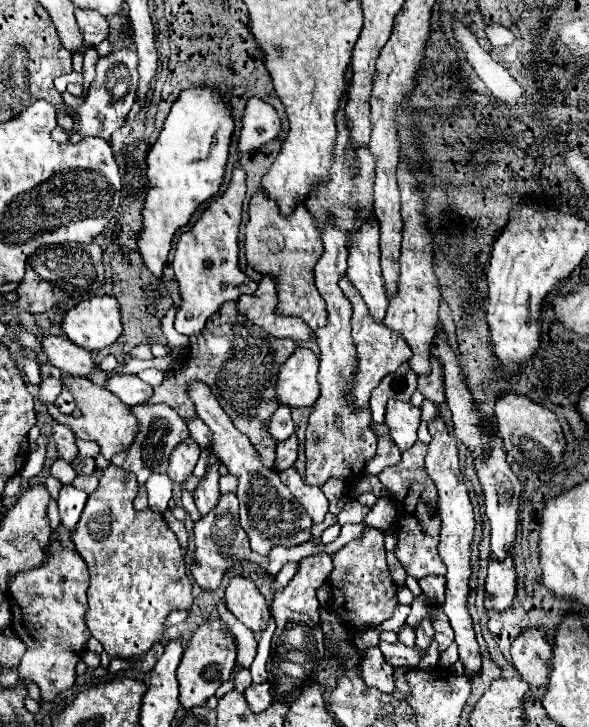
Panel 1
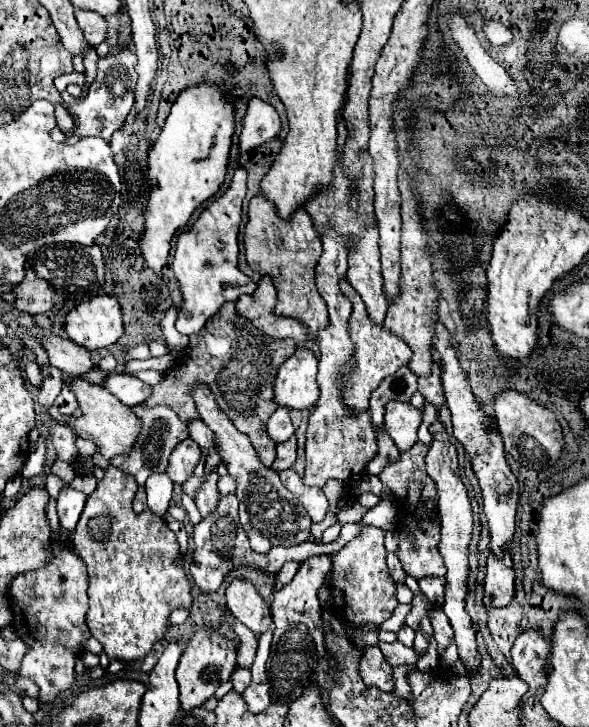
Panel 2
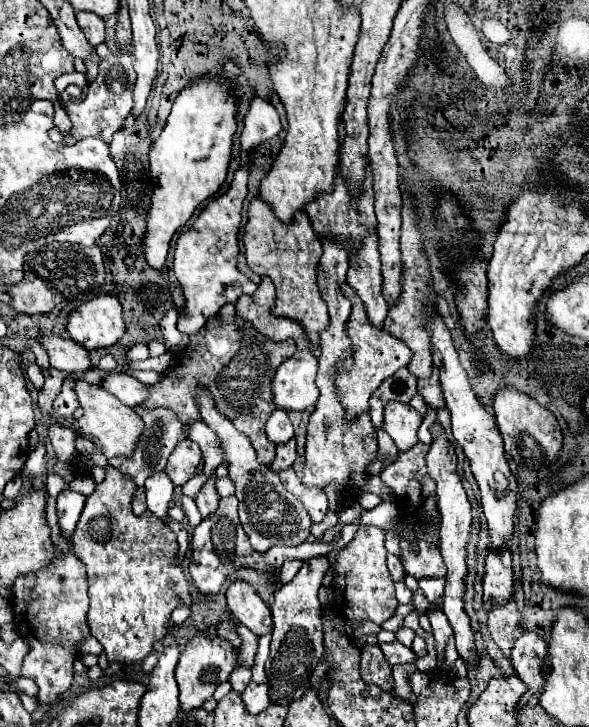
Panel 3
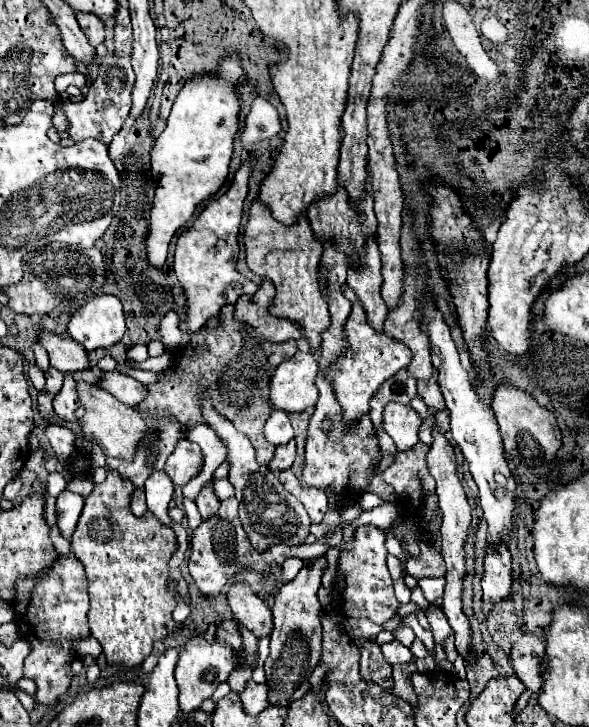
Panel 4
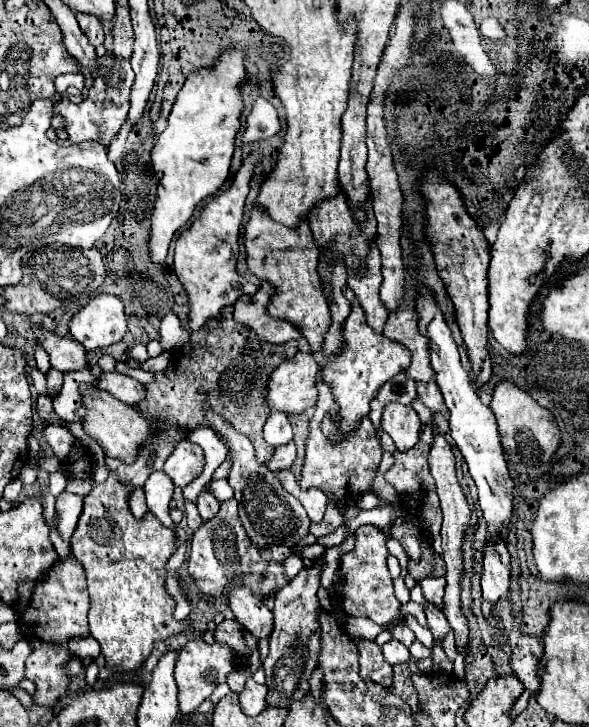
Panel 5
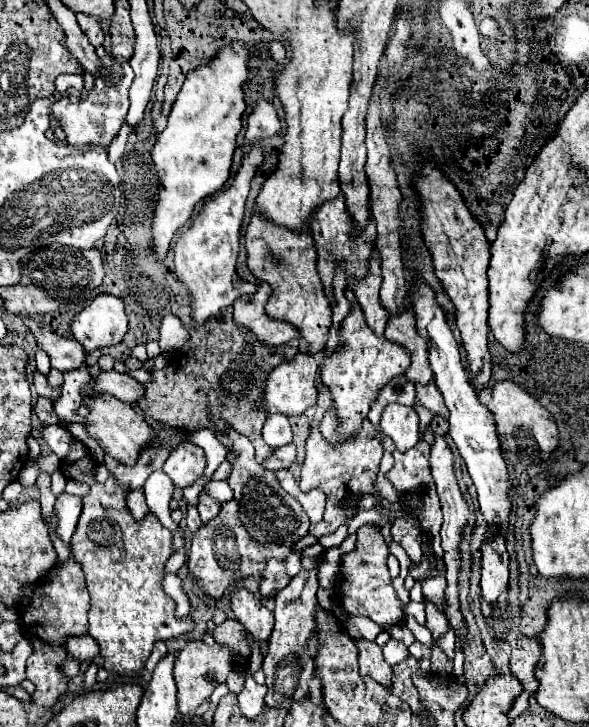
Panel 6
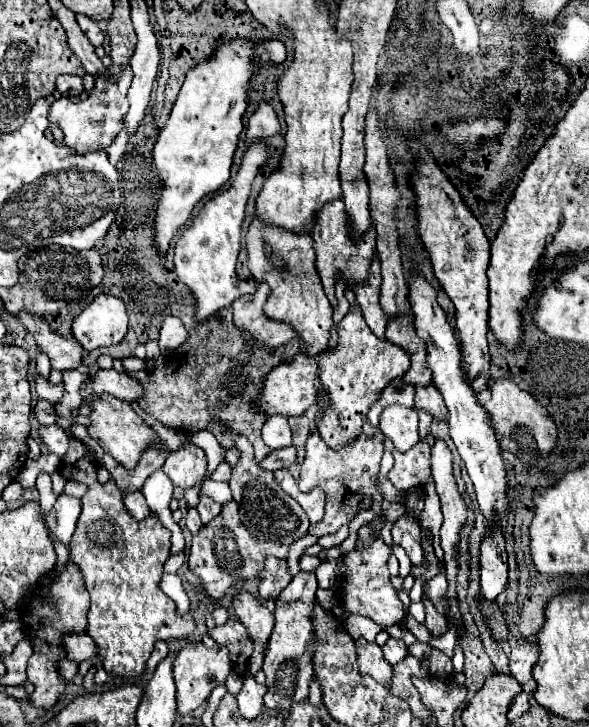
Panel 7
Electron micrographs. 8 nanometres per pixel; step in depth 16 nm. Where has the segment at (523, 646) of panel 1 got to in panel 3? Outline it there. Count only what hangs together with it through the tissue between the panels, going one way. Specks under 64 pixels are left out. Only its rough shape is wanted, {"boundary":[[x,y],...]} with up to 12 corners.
{"boundary":[[522,632],[512,668],[528,686],[518,710],[544,686],[546,640]]}

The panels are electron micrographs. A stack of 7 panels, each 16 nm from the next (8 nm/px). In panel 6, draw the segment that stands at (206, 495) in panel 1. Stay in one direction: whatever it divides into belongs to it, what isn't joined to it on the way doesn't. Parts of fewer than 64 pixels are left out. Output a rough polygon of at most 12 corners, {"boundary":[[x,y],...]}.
{"boundary":[[200,494],[198,512],[202,522],[216,518],[220,512],[220,504]]}

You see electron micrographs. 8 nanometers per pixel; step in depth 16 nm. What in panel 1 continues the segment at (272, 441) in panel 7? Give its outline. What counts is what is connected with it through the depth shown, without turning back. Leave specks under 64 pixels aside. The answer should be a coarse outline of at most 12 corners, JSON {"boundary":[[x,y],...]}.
{"boundary":[[280,406],[268,422],[276,442],[294,434],[290,408]]}

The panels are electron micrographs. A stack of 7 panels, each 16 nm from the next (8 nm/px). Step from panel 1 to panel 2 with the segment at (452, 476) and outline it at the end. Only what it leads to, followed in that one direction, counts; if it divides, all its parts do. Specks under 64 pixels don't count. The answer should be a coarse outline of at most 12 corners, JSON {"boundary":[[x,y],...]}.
{"boundary":[[436,420],[426,454],[448,568],[442,610],[468,670],[480,666],[464,608],[472,506],[456,442]]}

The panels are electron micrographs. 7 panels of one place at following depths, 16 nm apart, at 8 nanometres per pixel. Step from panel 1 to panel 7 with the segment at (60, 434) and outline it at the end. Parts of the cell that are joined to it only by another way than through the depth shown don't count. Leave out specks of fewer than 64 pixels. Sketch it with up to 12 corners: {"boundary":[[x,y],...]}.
{"boundary":[[40,426],[50,452],[66,454],[70,438],[58,426]]}

